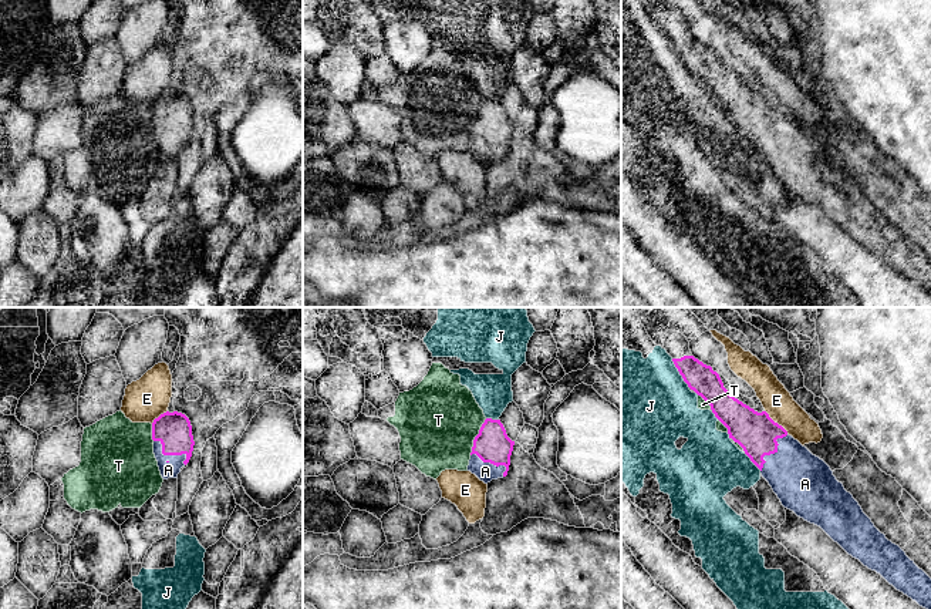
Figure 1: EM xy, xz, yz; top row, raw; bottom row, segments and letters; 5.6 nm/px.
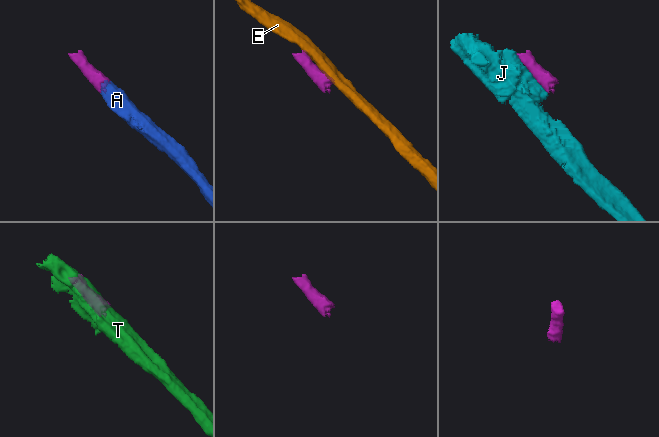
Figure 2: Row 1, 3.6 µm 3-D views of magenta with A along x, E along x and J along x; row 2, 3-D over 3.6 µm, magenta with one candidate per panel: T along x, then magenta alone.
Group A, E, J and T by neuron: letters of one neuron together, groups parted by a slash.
A / E / J / T

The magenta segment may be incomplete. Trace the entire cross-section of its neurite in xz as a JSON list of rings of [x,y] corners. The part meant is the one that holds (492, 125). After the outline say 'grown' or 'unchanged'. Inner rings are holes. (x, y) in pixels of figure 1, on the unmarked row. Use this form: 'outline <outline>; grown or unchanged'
outline [[[486,100],[473,121],[468,152],[485,165],[506,158],[513,127],[500,101]]]; grown

